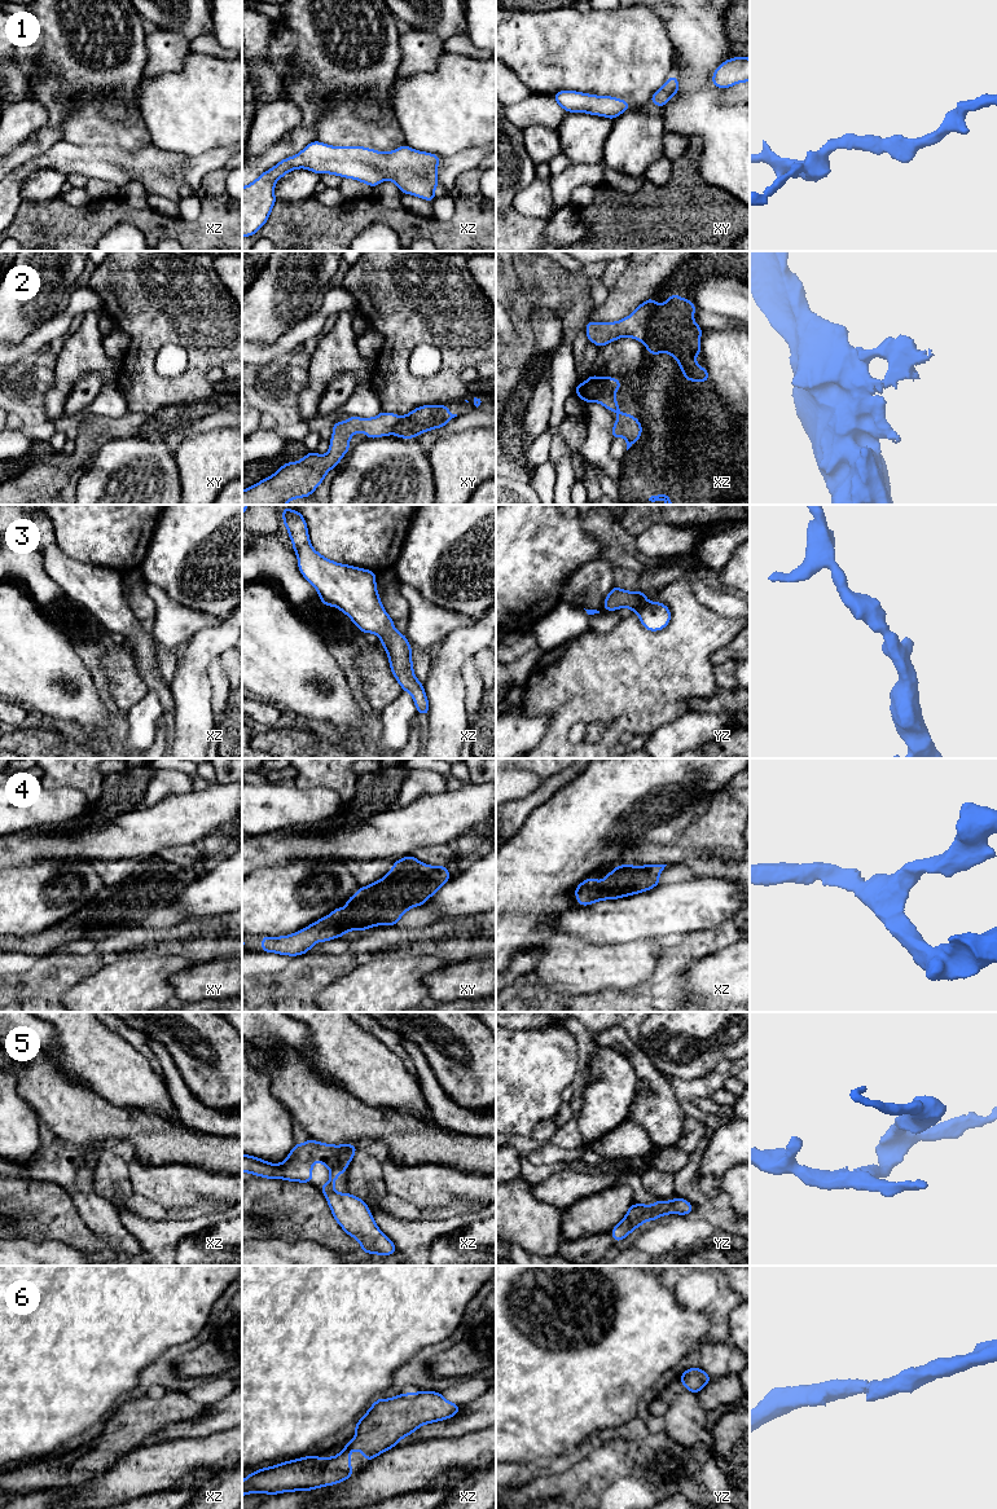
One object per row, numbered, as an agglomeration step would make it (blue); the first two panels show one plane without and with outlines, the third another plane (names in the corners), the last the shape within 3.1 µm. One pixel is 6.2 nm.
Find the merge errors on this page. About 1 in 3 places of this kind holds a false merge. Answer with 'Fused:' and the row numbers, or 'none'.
Fused: 2

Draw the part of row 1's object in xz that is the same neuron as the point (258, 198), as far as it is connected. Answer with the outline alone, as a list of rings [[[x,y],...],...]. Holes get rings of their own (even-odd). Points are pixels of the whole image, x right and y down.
[[[309,142],[300,153],[294,157],[280,160],[273,168],[263,172],[255,181],[242,188],[242,237],[254,236],[268,220],[276,203],[274,182],[287,172],[297,168],[307,168],[315,173],[331,173],[341,177],[355,179],[375,188],[385,179],[395,182],[400,192],[412,194],[432,202],[438,181],[438,162],[443,157],[417,151],[407,145],[390,153],[381,153],[364,146],[330,146],[328,144]]]

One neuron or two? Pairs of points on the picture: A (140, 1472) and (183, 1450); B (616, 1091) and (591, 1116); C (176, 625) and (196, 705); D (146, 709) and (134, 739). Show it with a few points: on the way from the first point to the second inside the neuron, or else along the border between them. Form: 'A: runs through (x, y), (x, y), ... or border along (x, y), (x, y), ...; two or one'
A: runs through (150, 1469), (156, 1469), (172, 1460); one
B: runs through (610, 1098), (597, 1111); one
C: border along (211, 627), (200, 629), (185, 643); two
D: runs through (143, 717), (141, 731); one

